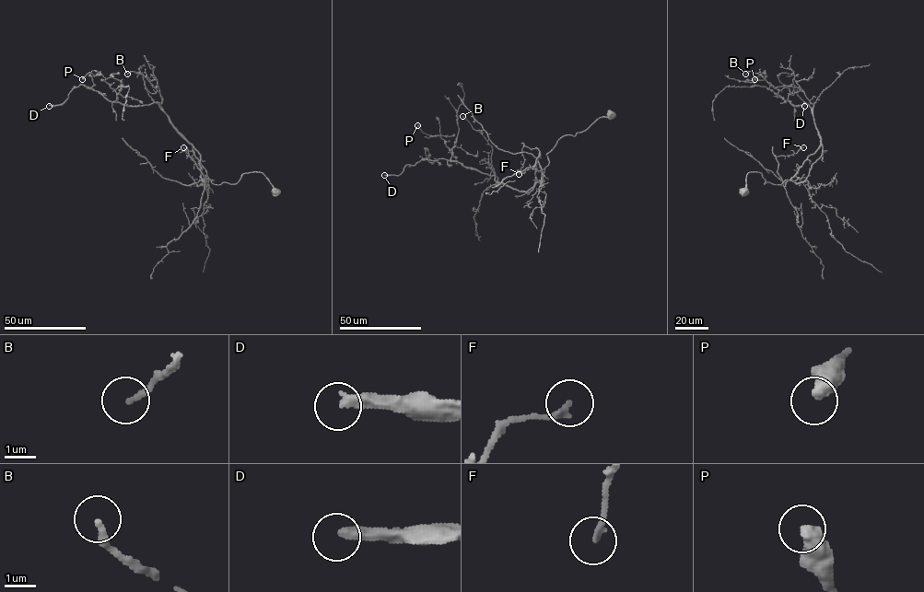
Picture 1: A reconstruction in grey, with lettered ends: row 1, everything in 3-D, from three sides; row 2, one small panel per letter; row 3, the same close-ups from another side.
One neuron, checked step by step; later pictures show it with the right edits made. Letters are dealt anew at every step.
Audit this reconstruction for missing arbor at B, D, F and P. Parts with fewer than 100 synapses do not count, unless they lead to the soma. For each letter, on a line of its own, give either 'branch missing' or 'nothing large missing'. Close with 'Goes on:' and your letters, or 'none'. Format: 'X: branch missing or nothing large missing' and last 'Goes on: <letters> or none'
B: nothing large missing
D: branch missing
F: nothing large missing
P: nothing large missing
Goes on: D

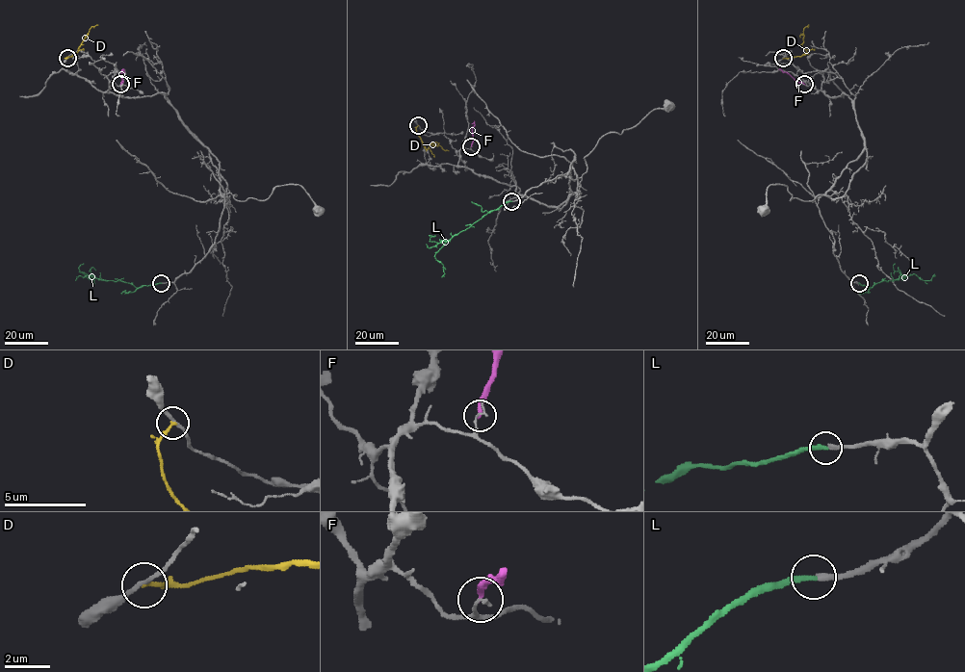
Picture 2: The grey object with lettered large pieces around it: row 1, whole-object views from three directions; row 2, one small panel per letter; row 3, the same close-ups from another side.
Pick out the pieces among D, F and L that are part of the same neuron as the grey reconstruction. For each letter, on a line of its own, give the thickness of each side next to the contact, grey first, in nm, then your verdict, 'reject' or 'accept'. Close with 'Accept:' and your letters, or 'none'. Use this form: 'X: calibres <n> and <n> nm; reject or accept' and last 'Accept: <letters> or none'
D: calibres 180 and 180 nm; reject
F: calibres 150 and 240 nm; reject
L: calibres 280 and 280 nm; accept
Accept: L

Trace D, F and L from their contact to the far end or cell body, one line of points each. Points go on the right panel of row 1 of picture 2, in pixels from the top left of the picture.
D: (783, 58), (807, 53), (802, 46), (803, 29), (808, 25)
F: (804, 84), (781, 71)
L: (859, 283), (871, 288), (883, 280), (914, 274), (923, 280), (935, 275)

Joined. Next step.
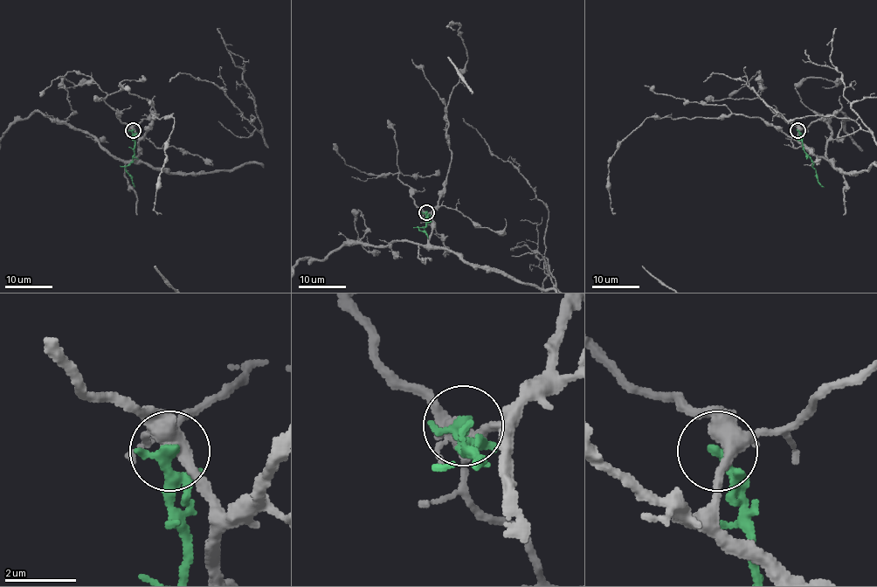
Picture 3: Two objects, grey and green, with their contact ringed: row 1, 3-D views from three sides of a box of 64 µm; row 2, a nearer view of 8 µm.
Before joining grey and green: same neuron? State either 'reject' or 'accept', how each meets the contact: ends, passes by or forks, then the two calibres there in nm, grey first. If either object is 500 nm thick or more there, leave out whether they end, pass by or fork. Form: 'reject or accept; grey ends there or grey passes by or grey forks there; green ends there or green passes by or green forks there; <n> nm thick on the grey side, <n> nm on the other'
reject; grey forks there; green ends there; 440 nm thick on the grey side, 360 nm on the other

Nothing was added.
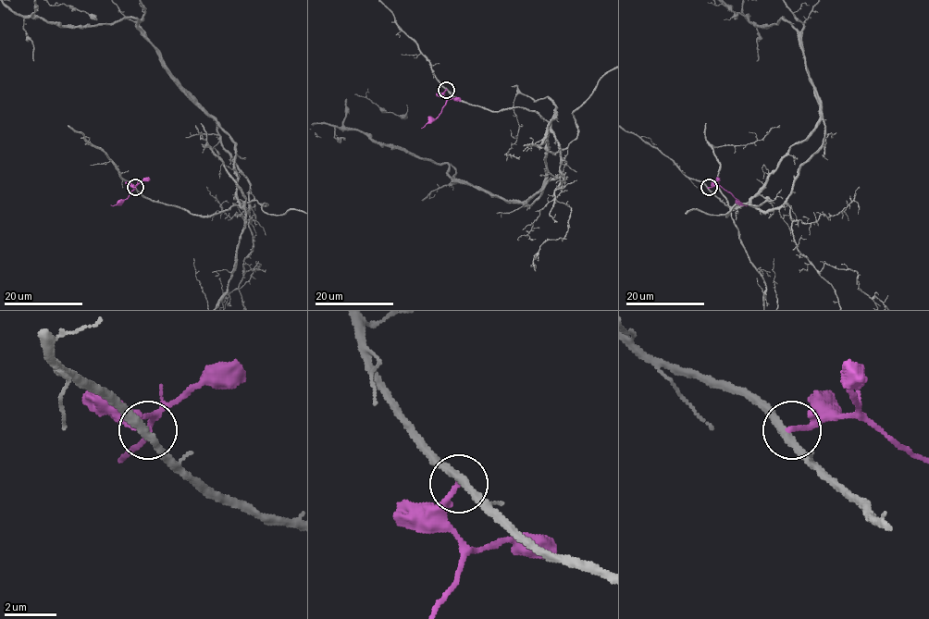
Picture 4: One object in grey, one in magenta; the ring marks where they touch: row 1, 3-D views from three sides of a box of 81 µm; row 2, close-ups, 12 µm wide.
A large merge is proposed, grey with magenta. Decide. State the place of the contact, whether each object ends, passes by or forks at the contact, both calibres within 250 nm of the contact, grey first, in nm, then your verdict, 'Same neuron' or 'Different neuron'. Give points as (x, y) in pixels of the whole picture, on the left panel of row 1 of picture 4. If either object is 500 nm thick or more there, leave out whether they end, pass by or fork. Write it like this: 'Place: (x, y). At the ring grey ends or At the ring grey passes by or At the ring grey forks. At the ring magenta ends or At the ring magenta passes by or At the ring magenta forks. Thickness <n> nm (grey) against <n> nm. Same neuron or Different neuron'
Place: (135, 187). At the ring grey passes by. At the ring magenta ends. Thickness 320 nm (grey) against 220 nm. Different neuron

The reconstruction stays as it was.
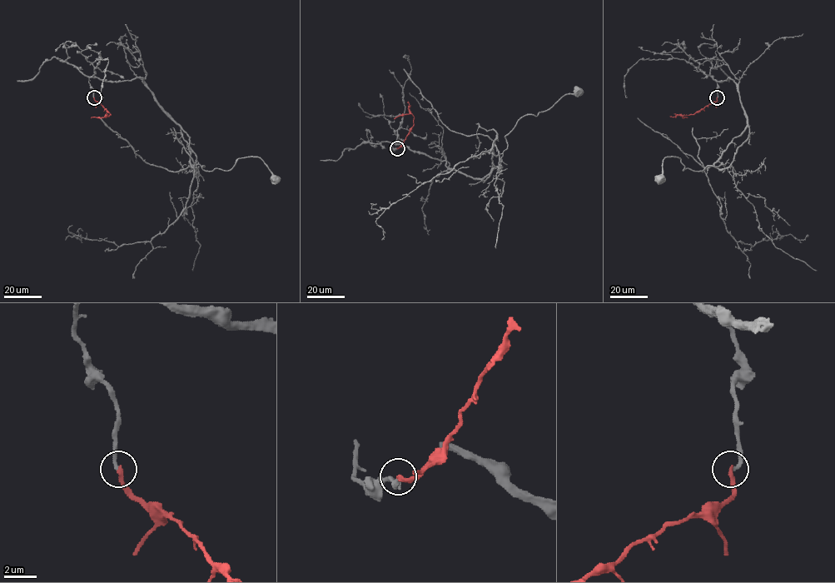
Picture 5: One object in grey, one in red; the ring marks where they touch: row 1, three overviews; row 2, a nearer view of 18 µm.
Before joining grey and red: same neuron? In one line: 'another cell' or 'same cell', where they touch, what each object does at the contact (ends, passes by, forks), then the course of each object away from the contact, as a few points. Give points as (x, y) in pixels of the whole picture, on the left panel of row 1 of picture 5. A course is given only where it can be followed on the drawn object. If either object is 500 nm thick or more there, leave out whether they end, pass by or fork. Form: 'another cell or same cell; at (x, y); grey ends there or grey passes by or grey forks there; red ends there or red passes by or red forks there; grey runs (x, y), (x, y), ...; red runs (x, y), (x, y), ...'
same cell; at (94, 97); grey ends there; red ends there; grey runs (94, 97), (90, 77), (141, 77), (189, 137), (189, 162), (229, 171), (239, 158), (258, 156), (275, 178); red runs (94, 97), (111, 115), (91, 117)

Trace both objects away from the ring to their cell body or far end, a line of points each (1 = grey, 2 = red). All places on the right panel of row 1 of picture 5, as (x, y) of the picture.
1: (717, 97), (712, 77), (729, 77), (747, 117), (723, 164), (683, 171), (666, 156), (658, 178)
2: (716, 97), (715, 102), (693, 114), (682, 117), (687, 117)

